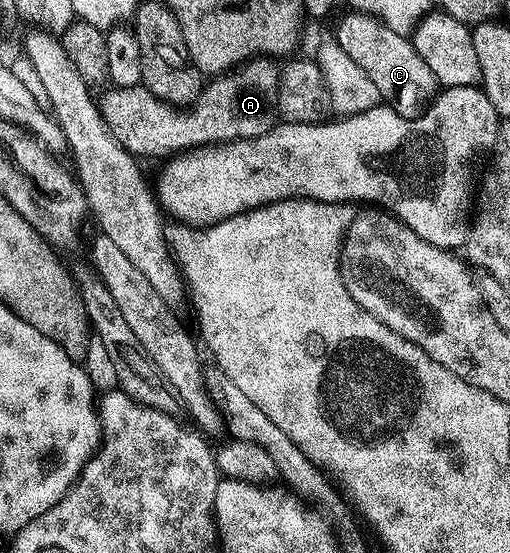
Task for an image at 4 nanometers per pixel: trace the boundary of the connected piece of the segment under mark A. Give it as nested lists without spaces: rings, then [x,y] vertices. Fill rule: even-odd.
[[[261,56],[232,72],[212,77],[198,100],[186,108],[162,102],[142,84],[108,89],[103,102],[101,98],[103,120],[111,135],[140,159],[163,160],[192,146],[256,138],[269,132],[277,122],[280,67],[271,62],[274,61],[270,57]]]

